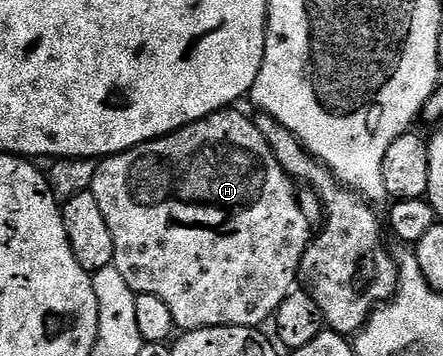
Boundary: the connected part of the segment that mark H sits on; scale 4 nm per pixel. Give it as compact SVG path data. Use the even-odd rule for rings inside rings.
M227 109L225 111L217 111L208 117L204 117L195 123L189 123L186 127L182 127L179 131L173 131L170 135L165 135L159 139L153 139L147 143L136 145L132 149L122 151L119 155L107 155L98 163L96 169L96 177L92 177L92 185L89 191L96 197L96 202L100 204L100 210L104 212L104 221L108 221L108 230L112 232L112 245L114 246L114 262L112 264L116 269L120 269L124 281L128 281L128 285L132 285L135 295L151 295L152 297L160 297L160 301L164 301L164 305L168 305L168 309L172 313L172 321L175 328L179 332L185 333L195 331L196 329L208 329L209 327L252 327L261 328L262 322L273 320L274 314L278 312L278 306L295 290L296 284L299 282L298 270L300 269L300 261L304 257L304 253L309 249L312 242L312 234L310 235L310 221L306 217L305 211L298 204L298 199L294 196L295 180L289 179L284 173L284 169L280 169L280 161L276 161L276 157L272 157L272 149L268 149L268 141L264 141L264 133L260 133L260 129L256 129L253 118L248 114L241 115L238 109Z

